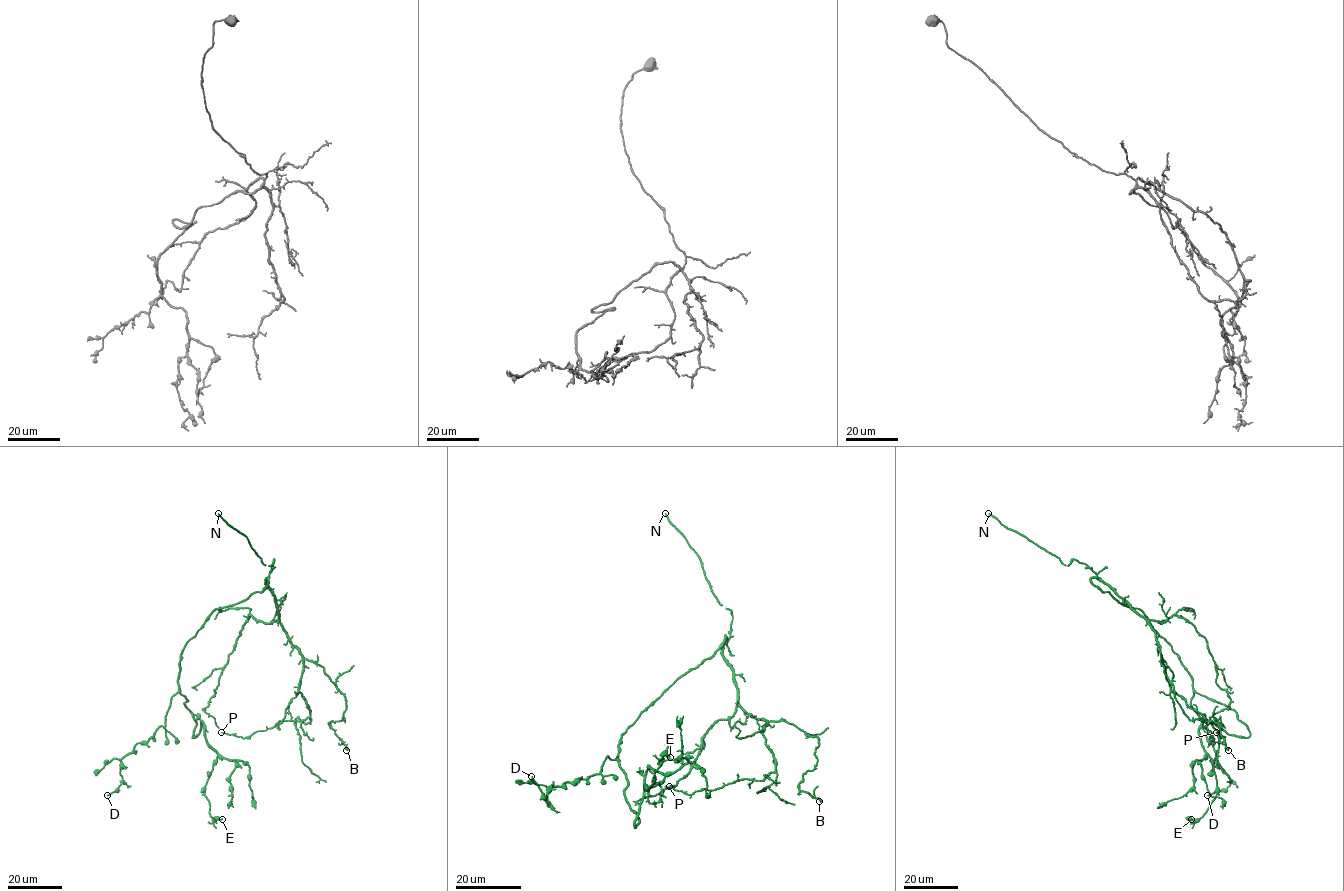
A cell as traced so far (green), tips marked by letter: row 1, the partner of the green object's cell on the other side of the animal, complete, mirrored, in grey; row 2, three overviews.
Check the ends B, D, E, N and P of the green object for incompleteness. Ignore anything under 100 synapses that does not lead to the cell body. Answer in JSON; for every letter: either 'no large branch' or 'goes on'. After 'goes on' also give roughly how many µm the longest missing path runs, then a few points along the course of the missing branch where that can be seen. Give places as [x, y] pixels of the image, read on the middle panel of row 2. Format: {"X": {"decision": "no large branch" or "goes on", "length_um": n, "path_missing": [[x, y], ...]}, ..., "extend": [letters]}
{"B": {"decision": "no large branch"}, "D": {"decision": "no large branch"}, "E": {"decision": "no large branch"}, "N": {"decision": "goes on", "length_um": 70}, "P": {"decision": "no large branch"}, "extend": ["N"]}

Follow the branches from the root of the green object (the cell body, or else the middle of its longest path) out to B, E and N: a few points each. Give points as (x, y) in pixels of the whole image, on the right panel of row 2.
B: (1135, 608), (1090, 579), (1103, 580), (1146, 620), (1183, 712), (1190, 720), (1217, 722), (1228, 750)
E: (1135, 608), (1171, 646), (1193, 689), (1233, 709), (1250, 733), (1201, 724), (1216, 795), (1191, 819)
N: (1135, 608), (1095, 586), (1090, 579), (1096, 574), (1085, 564), (1073, 559), (1065, 565), (988, 513)

